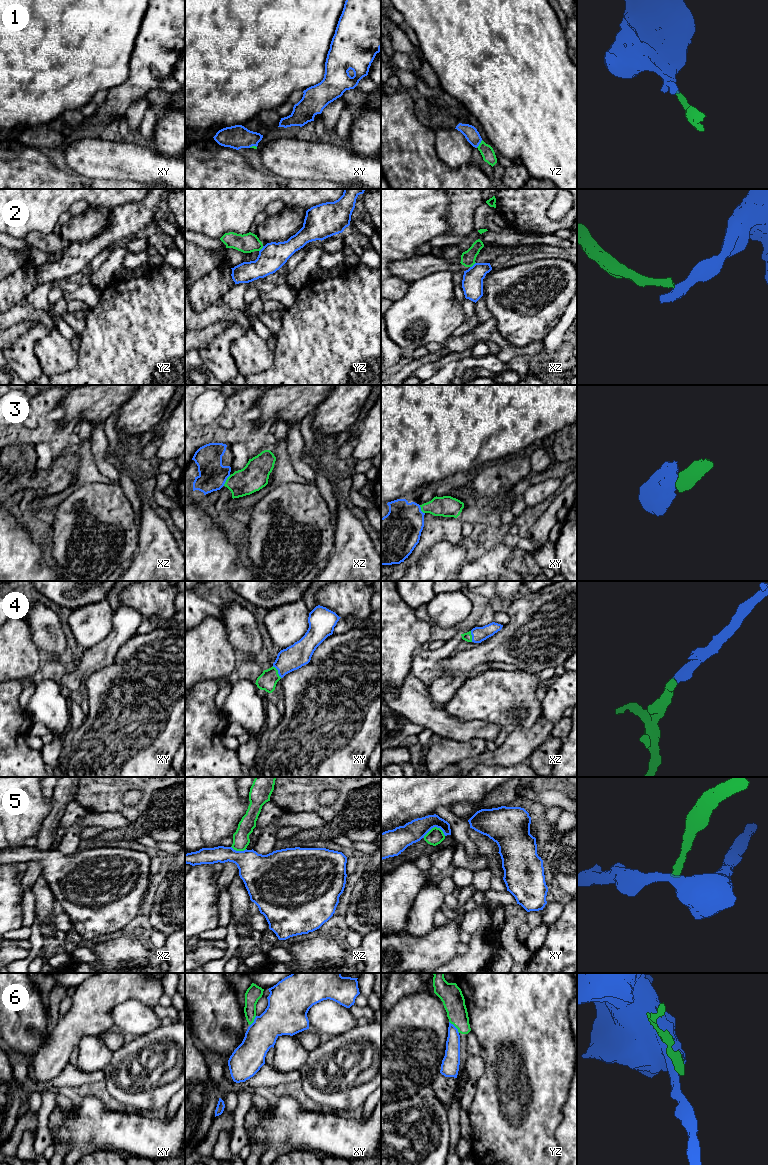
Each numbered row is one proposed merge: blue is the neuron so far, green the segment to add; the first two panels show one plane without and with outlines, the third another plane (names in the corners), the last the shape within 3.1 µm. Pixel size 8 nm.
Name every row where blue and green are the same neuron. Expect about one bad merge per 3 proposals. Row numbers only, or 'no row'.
1, 3, 4

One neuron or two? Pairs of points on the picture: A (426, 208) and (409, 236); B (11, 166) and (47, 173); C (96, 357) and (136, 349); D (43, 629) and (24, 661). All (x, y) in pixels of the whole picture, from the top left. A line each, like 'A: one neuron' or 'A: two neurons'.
A: one neuron
B: one neuron
C: one neuron
D: two neurons

